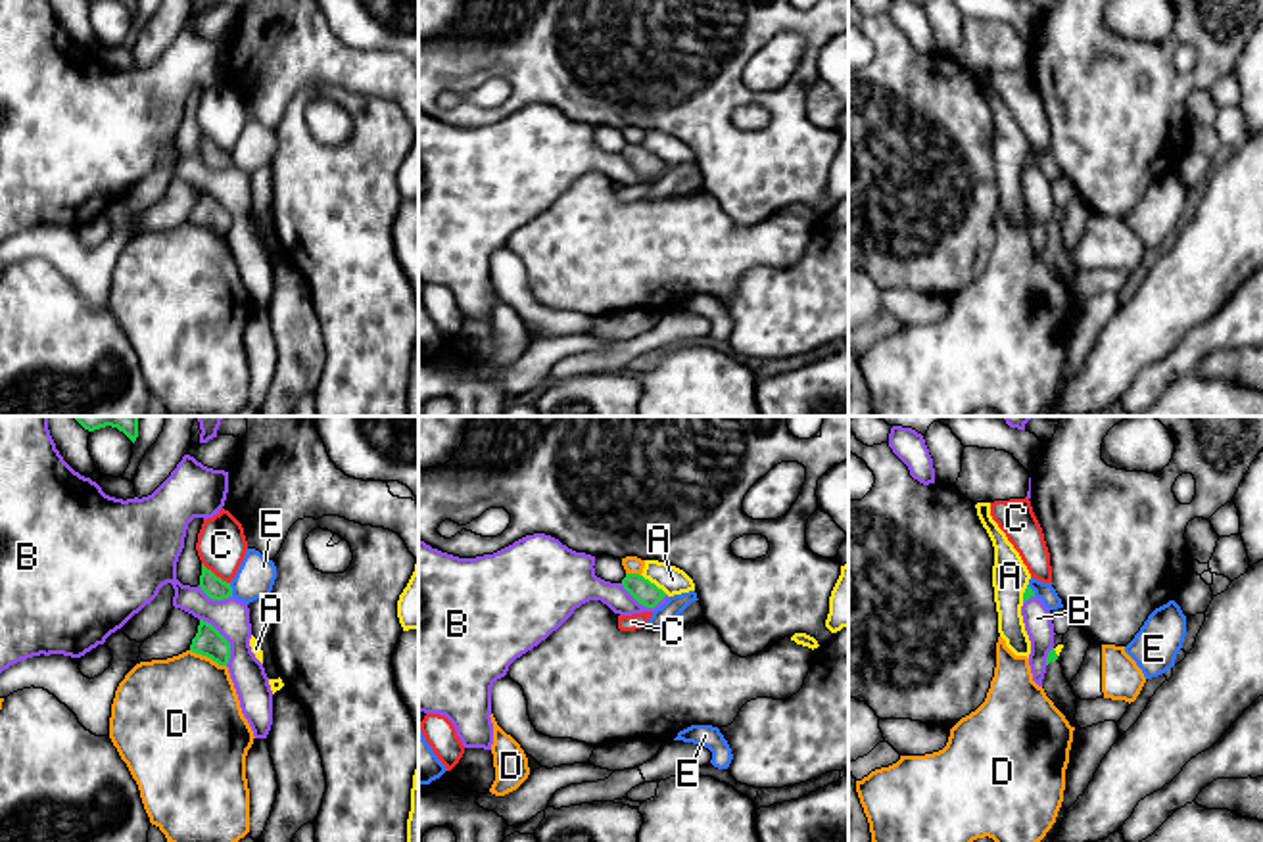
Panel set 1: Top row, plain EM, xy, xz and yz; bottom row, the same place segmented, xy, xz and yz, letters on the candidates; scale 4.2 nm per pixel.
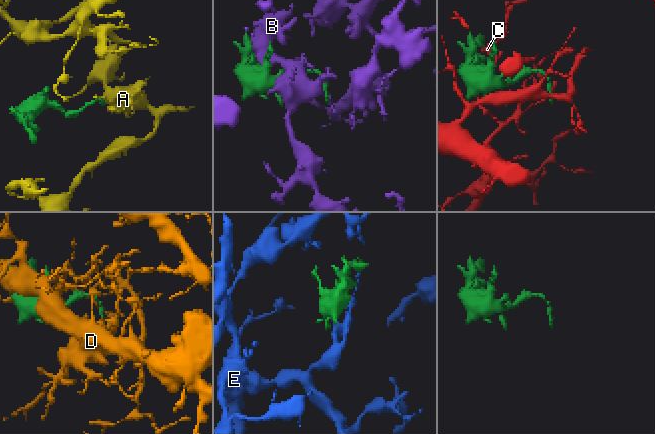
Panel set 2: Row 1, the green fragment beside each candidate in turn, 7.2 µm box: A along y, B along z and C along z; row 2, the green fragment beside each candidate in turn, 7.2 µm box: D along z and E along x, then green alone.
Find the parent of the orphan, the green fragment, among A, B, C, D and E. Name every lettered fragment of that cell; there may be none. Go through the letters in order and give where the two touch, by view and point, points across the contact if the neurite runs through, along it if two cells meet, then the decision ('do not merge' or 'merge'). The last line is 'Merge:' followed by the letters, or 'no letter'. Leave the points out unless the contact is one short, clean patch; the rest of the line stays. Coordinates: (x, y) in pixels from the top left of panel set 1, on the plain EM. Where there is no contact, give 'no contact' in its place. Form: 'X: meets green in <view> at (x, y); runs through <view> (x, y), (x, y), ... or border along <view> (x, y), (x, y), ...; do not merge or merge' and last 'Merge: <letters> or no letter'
A: meets green in xz at (653, 154); do not merge
B: meets green in xy at (225, 210); do not merge
C: meets green in xy at (214, 144); do not merge
D: meets green in xy at (208, 227); do not merge
E: meets green in xy at (231, 160); border along xy (229, 154), (233, 165); do not merge
Merge: no letter

